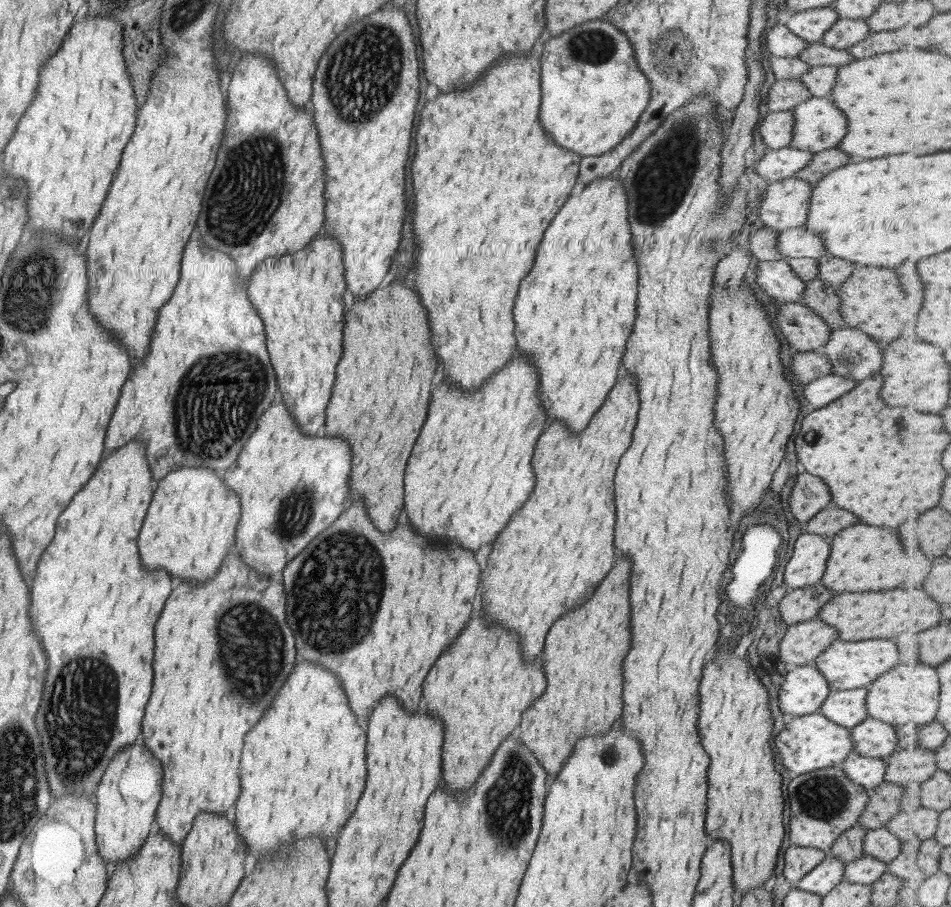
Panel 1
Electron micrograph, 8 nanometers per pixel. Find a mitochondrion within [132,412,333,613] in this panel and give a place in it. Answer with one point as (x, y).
(297, 509)

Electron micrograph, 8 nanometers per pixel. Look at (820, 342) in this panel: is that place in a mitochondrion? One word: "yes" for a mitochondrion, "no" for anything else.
no

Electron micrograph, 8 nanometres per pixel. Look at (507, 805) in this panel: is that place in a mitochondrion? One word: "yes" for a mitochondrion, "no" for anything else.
yes

